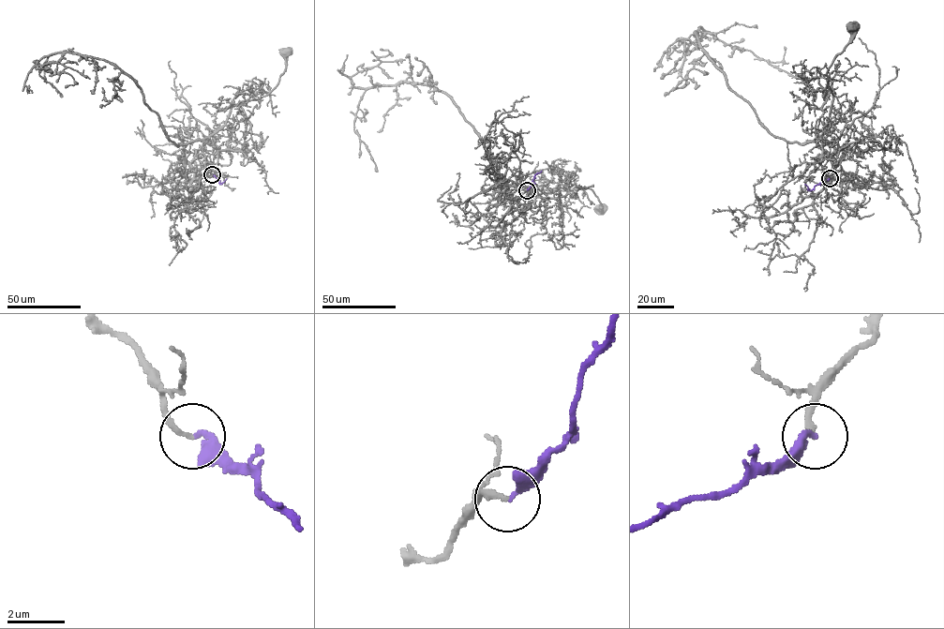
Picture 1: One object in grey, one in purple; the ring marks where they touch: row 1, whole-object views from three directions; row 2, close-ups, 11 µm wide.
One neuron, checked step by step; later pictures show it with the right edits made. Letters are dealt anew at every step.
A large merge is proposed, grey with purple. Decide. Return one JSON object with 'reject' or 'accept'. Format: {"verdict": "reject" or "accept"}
{"verdict": "accept"}

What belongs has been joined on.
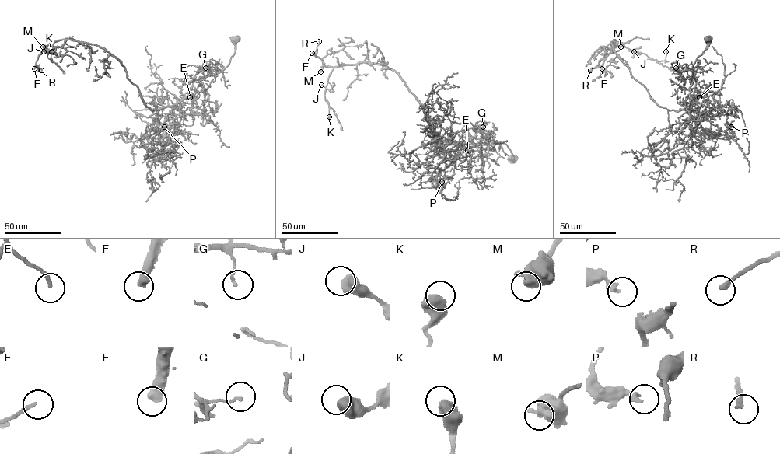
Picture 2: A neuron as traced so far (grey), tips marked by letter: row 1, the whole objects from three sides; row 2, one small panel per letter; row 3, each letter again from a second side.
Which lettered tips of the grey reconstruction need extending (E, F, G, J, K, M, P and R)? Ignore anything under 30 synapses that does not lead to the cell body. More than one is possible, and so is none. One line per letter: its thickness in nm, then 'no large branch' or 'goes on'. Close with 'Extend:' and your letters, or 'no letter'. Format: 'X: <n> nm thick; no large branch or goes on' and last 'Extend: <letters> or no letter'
E: 150 nm thick; no large branch
F: 480 nm thick; goes on
G: 110 nm thick; no large branch
J: 600 nm thick; no large branch
K: 700 nm thick; no large branch
M: 700 nm thick; no large branch
P: 280 nm thick; no large branch
R: 280 nm thick; goes on
Extend: F, R

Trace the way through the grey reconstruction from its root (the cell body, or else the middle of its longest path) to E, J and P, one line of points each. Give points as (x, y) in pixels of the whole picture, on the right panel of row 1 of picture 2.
E: (707, 40), (706, 48), (692, 67), (696, 81), (693, 98), (699, 97)
J: (707, 40), (692, 66), (692, 102), (676, 111), (652, 98), (611, 42), (634, 51)
P: (707, 40), (692, 66), (694, 92), (685, 110), (702, 133), (736, 141), (725, 125), (731, 127)

